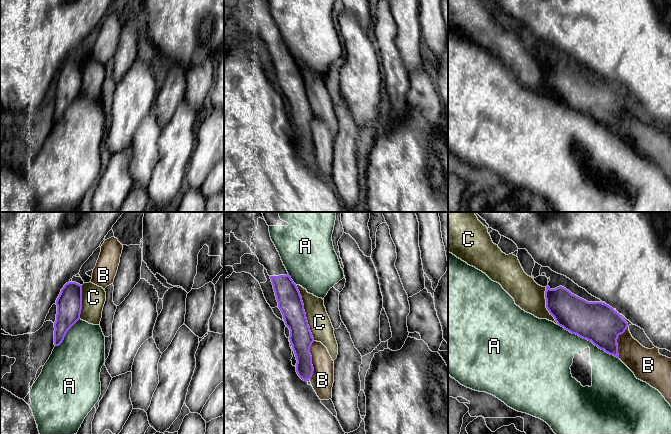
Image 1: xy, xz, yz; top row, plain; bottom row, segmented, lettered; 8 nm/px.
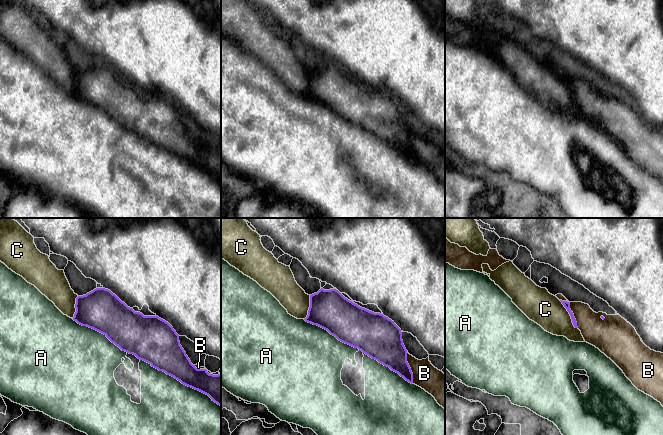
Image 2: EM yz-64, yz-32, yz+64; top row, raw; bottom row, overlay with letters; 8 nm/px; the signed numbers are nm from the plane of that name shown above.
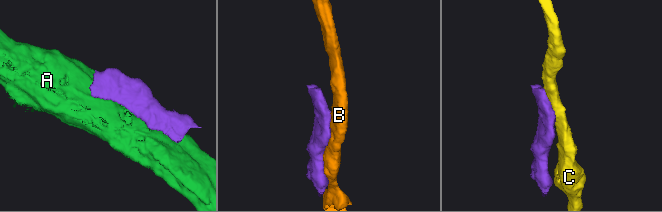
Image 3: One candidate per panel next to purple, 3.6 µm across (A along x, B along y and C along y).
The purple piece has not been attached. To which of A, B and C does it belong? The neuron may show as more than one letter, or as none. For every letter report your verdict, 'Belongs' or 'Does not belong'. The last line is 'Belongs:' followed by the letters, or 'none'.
A: Does not belong
B: Does not belong
C: Does not belong
Belongs: none

